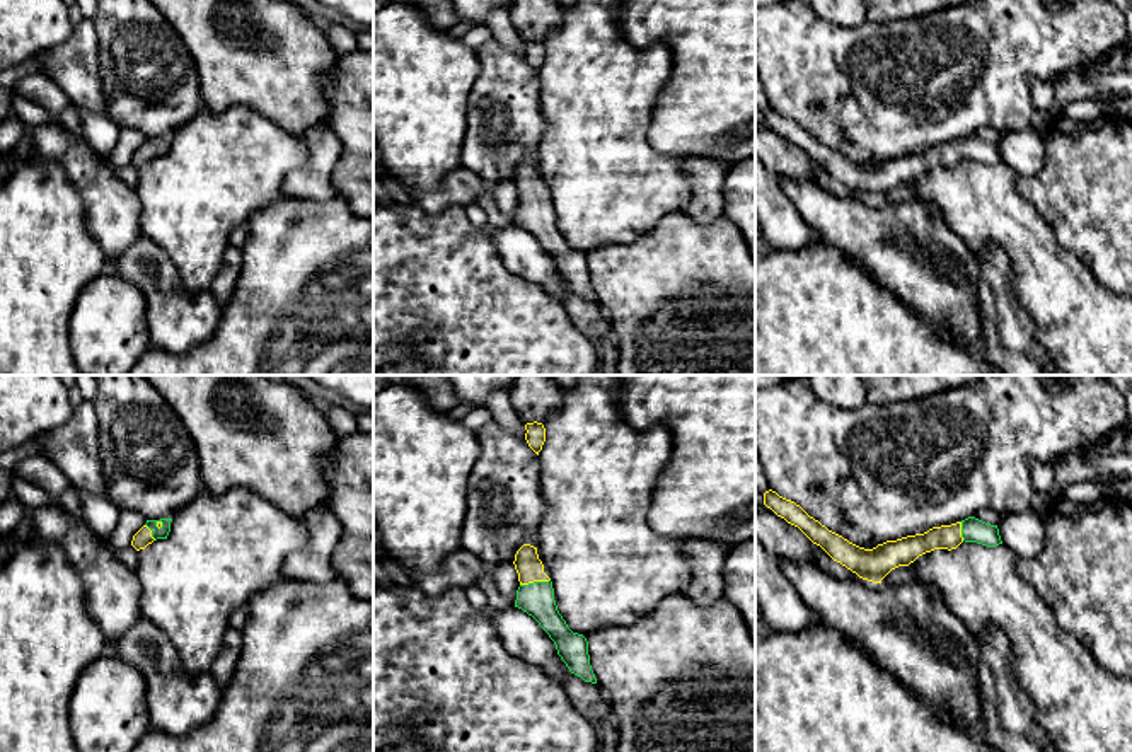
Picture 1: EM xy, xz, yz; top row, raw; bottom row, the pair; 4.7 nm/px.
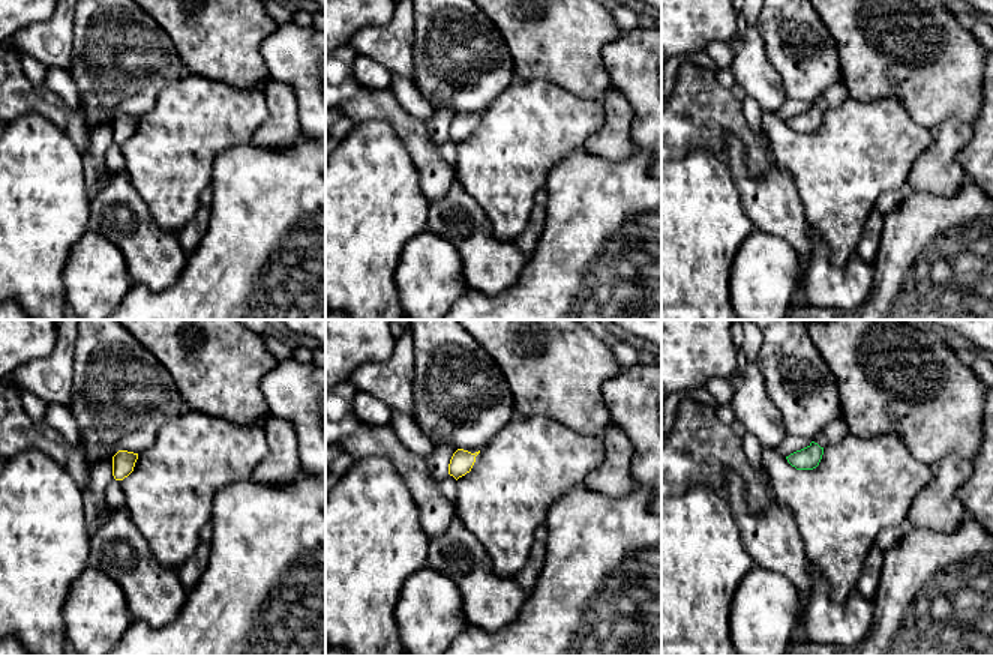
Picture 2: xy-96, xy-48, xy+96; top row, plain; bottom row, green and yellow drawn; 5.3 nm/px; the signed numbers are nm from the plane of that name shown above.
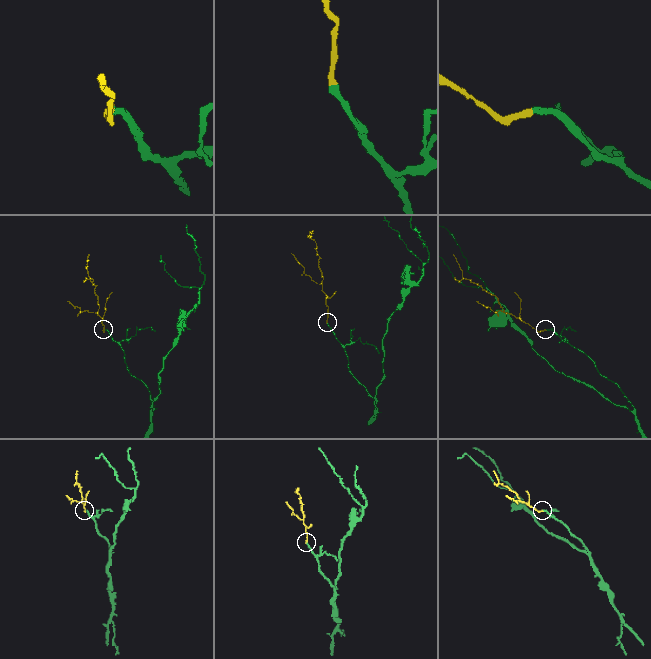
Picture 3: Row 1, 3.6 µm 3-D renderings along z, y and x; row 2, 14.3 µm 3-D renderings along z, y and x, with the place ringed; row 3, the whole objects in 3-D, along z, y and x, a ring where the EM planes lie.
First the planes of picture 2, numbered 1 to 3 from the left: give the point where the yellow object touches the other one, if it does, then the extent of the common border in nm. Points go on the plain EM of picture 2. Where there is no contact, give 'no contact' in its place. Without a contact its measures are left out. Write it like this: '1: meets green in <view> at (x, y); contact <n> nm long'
1: no contact
2: no contact
3: no contact

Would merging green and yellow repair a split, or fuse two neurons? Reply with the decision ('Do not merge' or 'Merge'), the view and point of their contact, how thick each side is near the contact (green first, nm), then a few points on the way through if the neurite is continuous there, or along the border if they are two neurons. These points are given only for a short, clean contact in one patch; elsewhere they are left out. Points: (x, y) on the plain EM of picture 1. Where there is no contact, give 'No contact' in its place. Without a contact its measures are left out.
Merge. Touches green at xz (534, 200). Thickness 160 nm (green) against 120 nm. Path across: xz (536, 217), (534, 200), (529, 185)

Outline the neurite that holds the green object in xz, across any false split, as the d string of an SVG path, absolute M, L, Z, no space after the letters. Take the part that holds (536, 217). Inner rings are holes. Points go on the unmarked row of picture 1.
M523 162L517 169L513 182L520 200L515 225L532 234L549 252L571 292L597 302L590 283L588 259L583 252L573 251L559 232L552 200L544 191L537 165Z

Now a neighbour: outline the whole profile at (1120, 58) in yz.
M1129 38L1112 49L1106 56L1100 58L1094 65L1093 70L1096 73L1115 73L1120 70L1127 70L1132 67L1132 49L1130 49L1130 41Z

